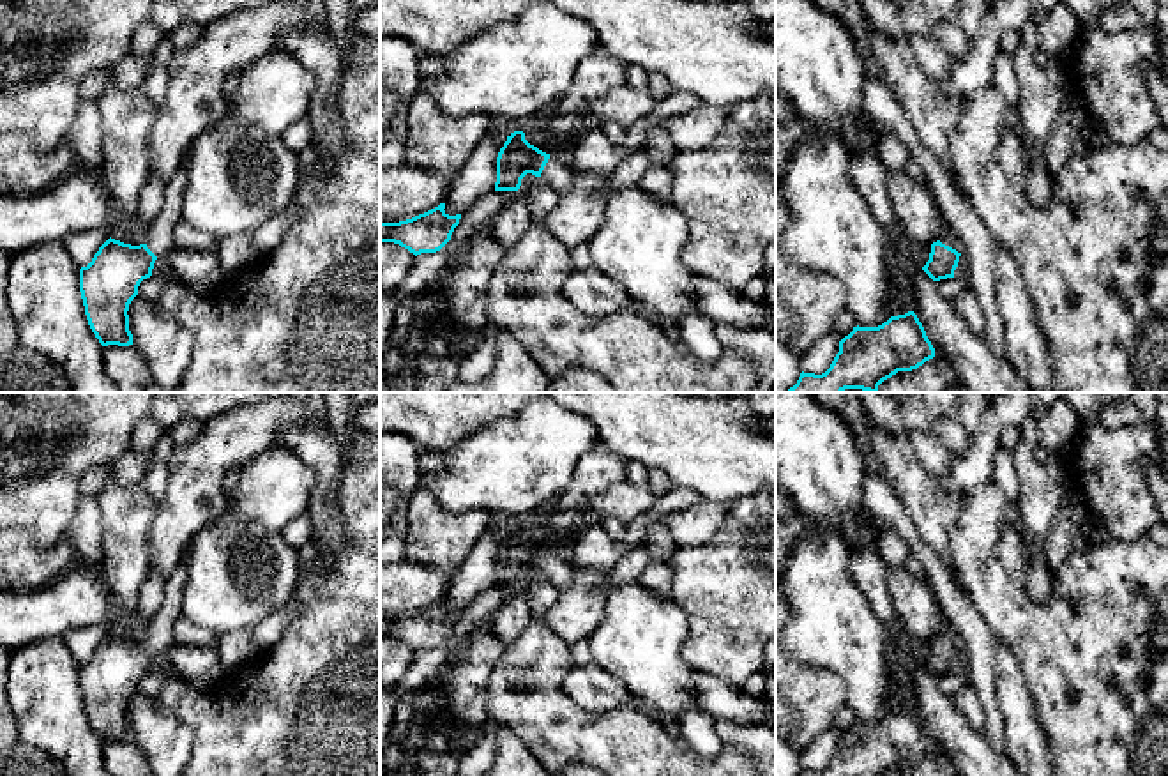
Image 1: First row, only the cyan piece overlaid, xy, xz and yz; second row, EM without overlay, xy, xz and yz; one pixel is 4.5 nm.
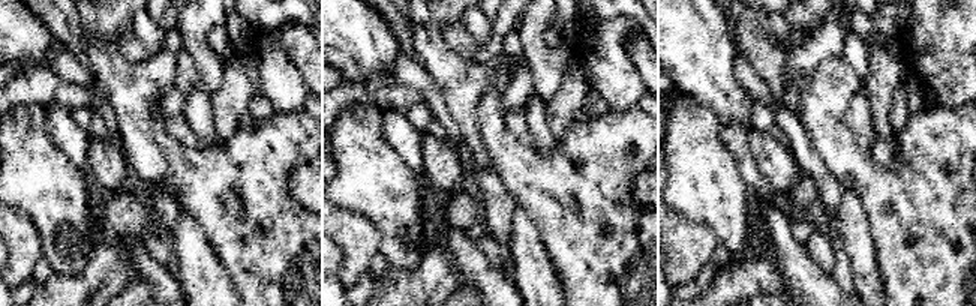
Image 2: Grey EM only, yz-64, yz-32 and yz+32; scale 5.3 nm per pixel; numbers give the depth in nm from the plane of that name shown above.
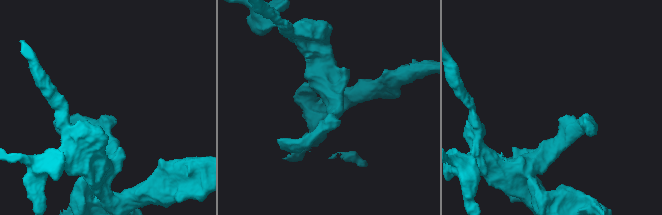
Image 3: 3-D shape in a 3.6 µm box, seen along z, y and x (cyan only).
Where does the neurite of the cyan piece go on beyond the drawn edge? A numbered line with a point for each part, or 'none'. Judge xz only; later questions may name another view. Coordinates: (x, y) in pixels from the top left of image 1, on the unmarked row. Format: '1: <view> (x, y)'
1: xz (557, 570)

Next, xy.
1: xy (159, 635)

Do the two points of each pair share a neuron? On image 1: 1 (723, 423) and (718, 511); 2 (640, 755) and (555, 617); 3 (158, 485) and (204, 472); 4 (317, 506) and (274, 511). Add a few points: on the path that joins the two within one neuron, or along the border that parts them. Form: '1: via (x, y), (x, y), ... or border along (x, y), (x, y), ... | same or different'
1: border along (704, 499), (728, 502) | different
2: border along (541, 617), (569, 646) | different
3: border along (166, 462), (166, 486), (156, 497) | different
4: border along (308, 465), (313, 474), (313, 488), (306, 509) | different

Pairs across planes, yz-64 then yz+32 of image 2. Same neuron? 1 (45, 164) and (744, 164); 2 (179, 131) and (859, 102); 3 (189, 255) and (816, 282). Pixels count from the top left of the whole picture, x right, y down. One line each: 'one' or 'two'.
1: two
2: one
3: two

